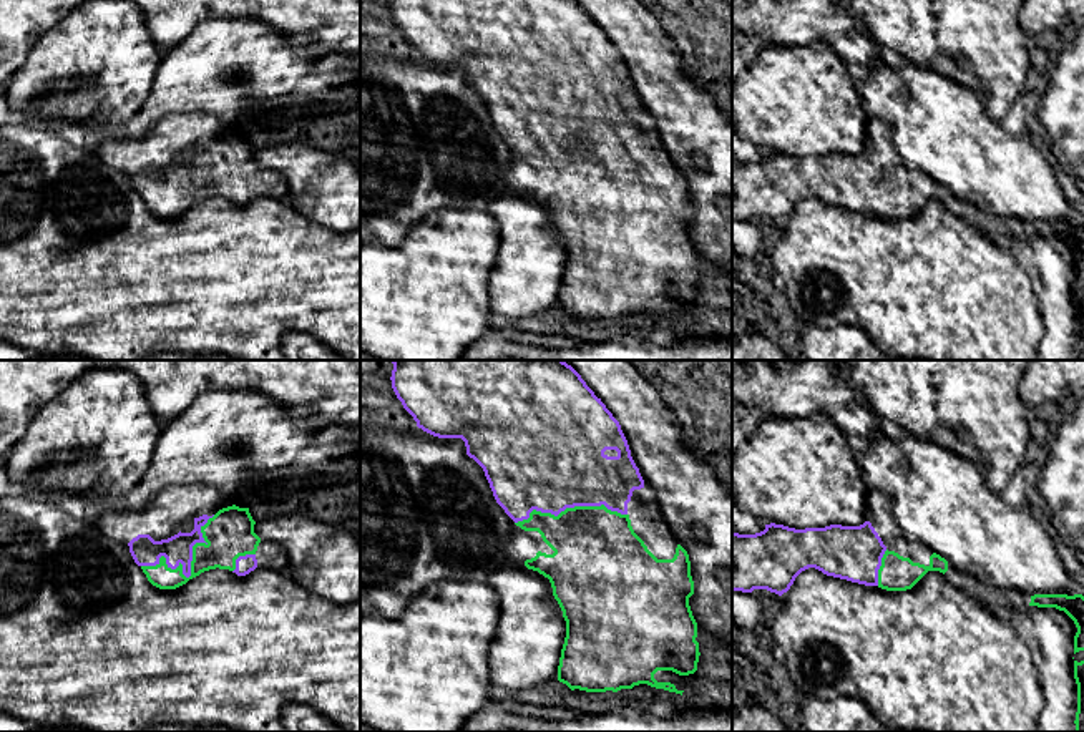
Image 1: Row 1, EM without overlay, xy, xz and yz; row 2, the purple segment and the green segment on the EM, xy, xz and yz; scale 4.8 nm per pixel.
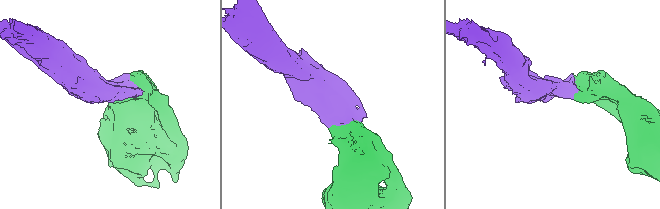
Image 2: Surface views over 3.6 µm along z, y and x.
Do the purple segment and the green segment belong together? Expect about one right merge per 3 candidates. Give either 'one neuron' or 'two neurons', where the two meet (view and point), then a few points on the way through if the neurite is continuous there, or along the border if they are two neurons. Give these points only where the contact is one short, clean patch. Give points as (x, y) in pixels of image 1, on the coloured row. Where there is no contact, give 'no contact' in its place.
one neuron | xy (190, 571)

